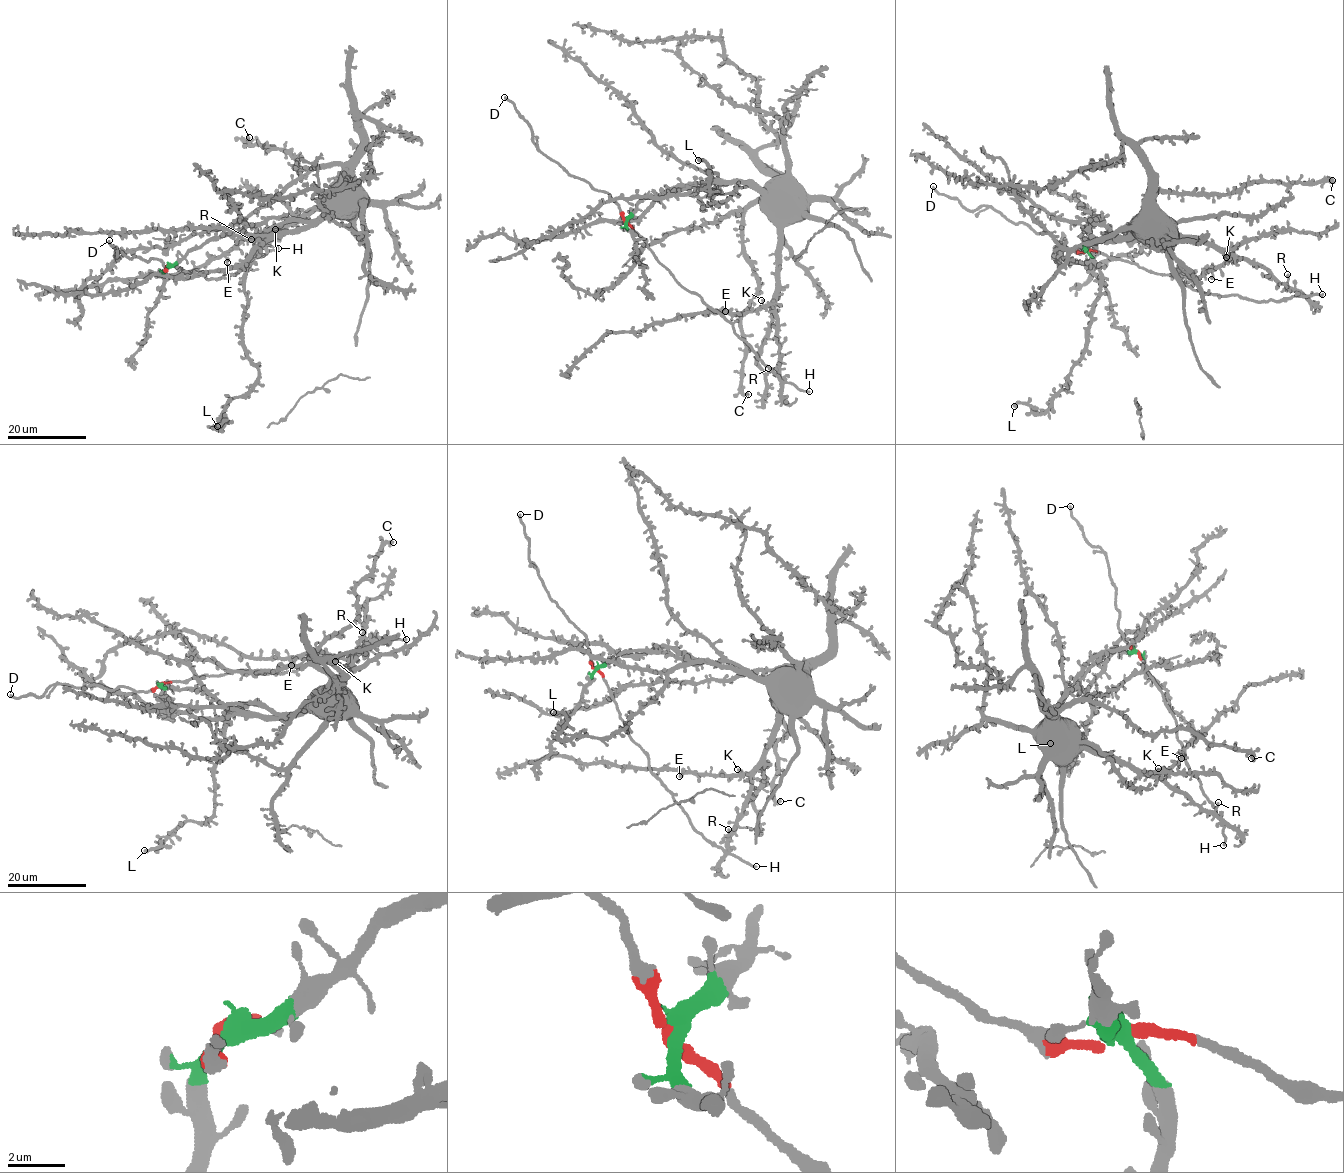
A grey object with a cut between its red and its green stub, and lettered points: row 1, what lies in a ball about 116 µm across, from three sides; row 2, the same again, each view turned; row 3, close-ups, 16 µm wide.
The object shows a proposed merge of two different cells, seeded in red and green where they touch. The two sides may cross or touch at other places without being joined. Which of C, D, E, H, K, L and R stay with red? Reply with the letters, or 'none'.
D, H

